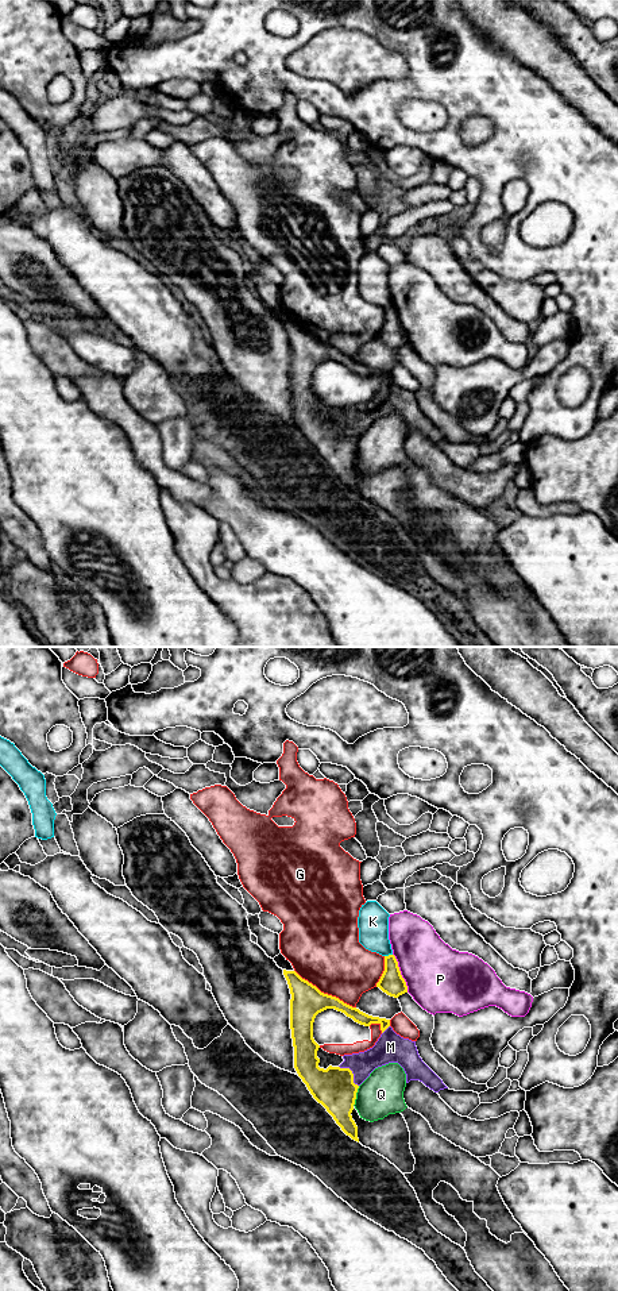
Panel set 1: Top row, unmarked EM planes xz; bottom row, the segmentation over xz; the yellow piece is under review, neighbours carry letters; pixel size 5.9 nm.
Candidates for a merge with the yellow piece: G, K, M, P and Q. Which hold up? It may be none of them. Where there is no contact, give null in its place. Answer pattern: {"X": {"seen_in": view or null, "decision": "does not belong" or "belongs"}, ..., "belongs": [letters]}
{"G": {"seen_in": "xz", "decision": "does not belong"}, "K": {"seen_in": "xz", "decision": "does not belong"}, "M": {"seen_in": "xz", "decision": "belongs"}, "P": {"seen_in": "xz", "decision": "does not belong"}, "Q": {"seen_in": "xz", "decision": "does not belong"}, "belongs": ["M"]}

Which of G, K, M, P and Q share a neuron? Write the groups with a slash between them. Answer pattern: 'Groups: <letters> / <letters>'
Groups: G / K / M / P / Q

